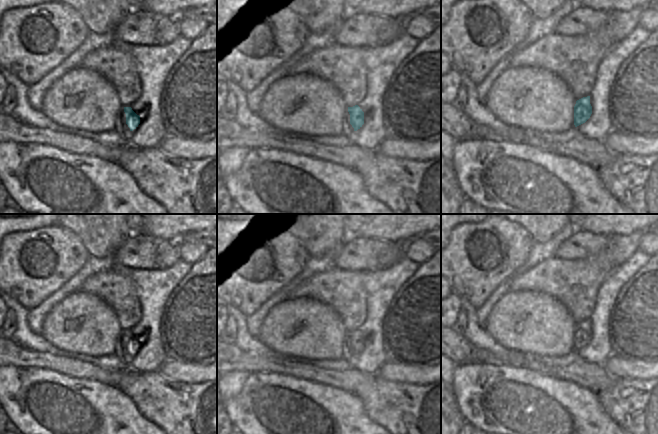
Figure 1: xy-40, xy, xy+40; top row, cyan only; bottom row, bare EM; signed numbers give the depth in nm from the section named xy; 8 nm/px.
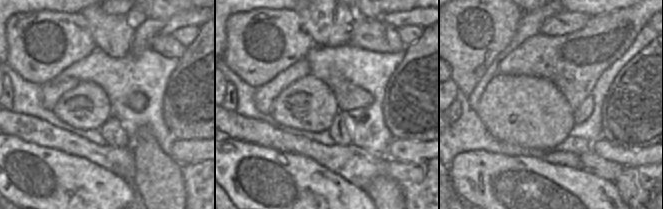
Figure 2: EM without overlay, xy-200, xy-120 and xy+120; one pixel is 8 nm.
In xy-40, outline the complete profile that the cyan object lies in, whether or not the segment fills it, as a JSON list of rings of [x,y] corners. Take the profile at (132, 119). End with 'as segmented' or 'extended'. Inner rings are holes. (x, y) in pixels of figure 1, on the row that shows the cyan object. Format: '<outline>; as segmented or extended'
[[[122,107],[116,116],[114,131],[120,136],[124,143],[130,143],[132,138],[130,132],[140,124],[140,116],[131,107]]]; extended

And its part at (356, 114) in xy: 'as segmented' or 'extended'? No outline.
extended

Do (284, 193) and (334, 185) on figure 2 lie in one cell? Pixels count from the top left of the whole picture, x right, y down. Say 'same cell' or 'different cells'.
same cell

